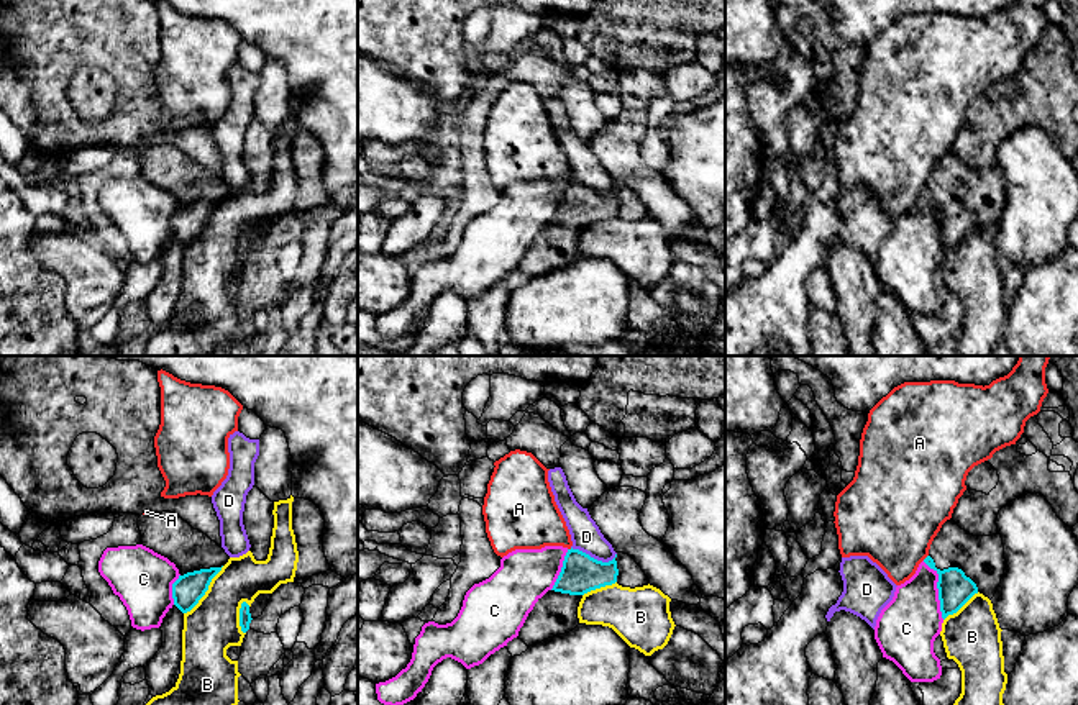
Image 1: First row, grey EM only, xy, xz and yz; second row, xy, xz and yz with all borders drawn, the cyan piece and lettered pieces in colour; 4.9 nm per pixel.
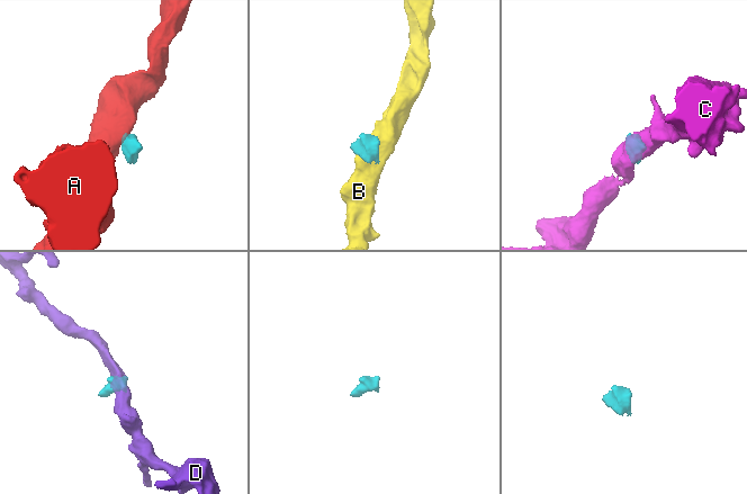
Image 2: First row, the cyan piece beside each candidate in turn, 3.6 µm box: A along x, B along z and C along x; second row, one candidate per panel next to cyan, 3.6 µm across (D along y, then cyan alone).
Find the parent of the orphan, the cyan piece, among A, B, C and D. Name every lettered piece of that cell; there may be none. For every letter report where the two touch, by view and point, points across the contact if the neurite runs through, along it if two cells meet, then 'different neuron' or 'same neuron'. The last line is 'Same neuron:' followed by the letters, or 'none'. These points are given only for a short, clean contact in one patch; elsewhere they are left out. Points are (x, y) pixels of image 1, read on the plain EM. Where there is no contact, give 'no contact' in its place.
A: meets cyan in yz at (926, 191); border along yz (927, 187), (922, 192); different neuron
B: meets cyan in xy at (207, 222); border along xy (223, 199), (212, 212), (205, 227), (184, 246); different neuron
C: meets cyan in yz at (937, 220); border along yz (922, 194), (937, 207), (939, 243), (944, 251); different neuron
D: meets cyan in xz at (593, 191); border along xz (571, 179), (602, 194), (611, 194), (616, 189); different neuron
Same neuron: none

